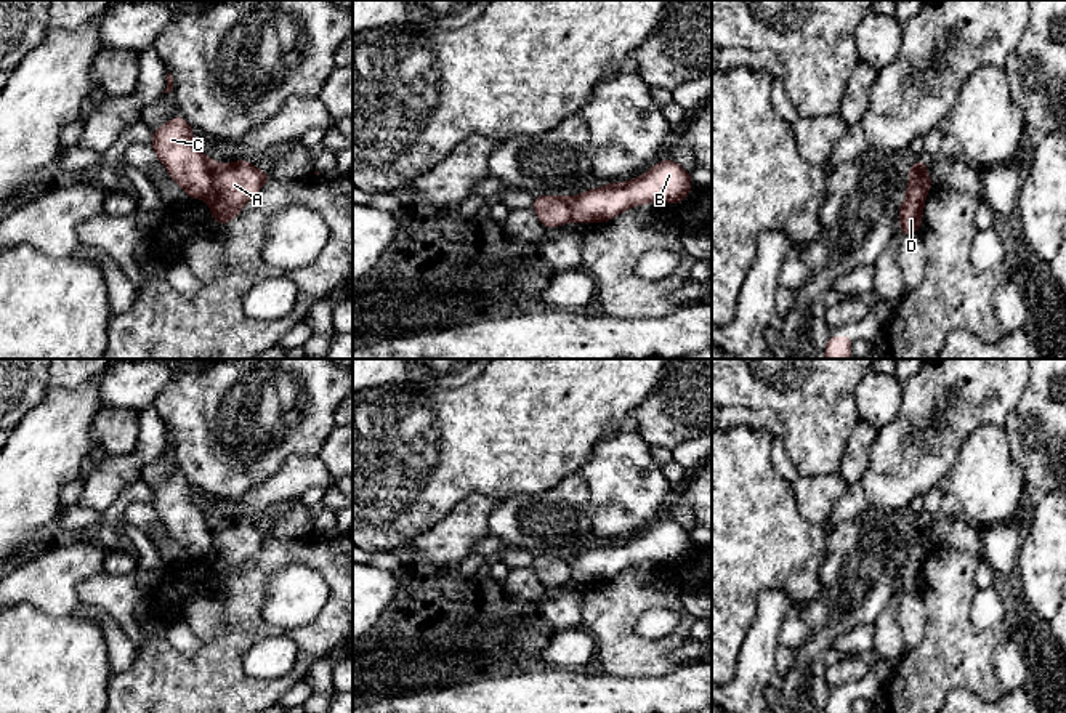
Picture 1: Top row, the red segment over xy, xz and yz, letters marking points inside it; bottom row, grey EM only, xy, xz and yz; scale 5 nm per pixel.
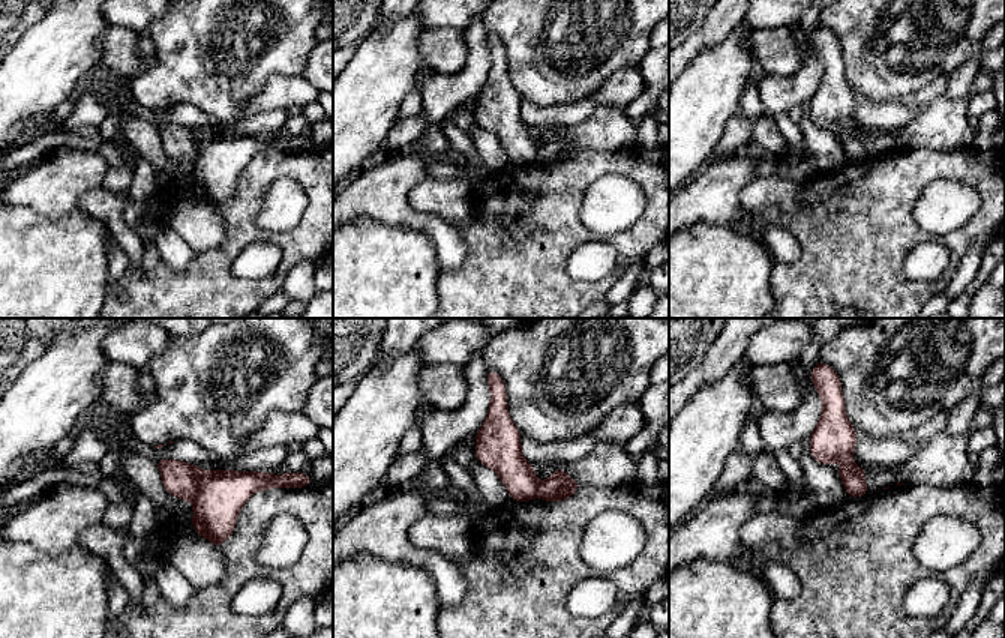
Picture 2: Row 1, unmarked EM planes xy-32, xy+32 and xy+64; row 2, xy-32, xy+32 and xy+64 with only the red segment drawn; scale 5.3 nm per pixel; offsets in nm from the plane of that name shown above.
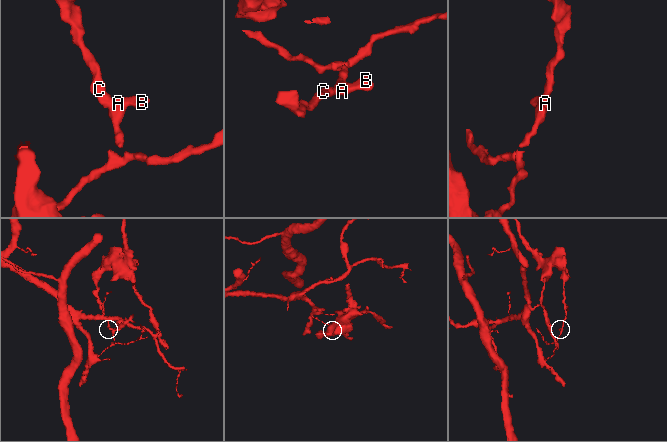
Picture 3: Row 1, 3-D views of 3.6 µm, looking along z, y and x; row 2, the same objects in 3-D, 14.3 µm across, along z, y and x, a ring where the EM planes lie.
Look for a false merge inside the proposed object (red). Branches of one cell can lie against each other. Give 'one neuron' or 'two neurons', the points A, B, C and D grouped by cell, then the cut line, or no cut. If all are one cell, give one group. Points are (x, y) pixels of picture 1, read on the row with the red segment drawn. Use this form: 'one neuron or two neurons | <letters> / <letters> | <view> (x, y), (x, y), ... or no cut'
two neurons | A B D / C | xy (215, 164), (212, 188), (205, 197)

